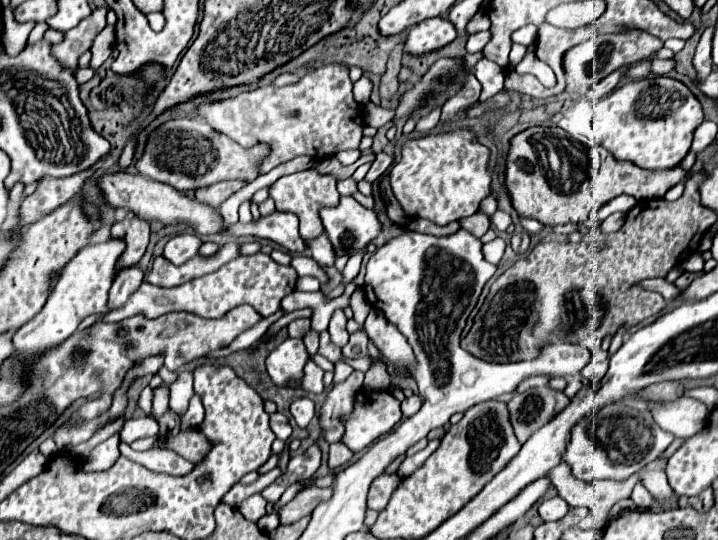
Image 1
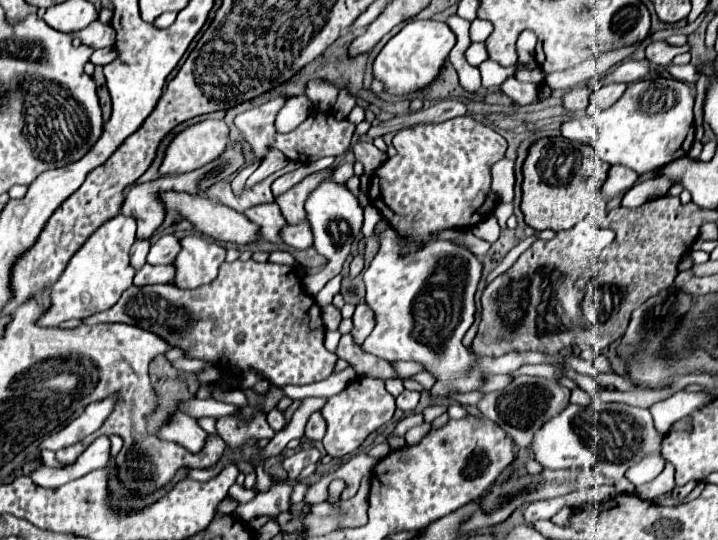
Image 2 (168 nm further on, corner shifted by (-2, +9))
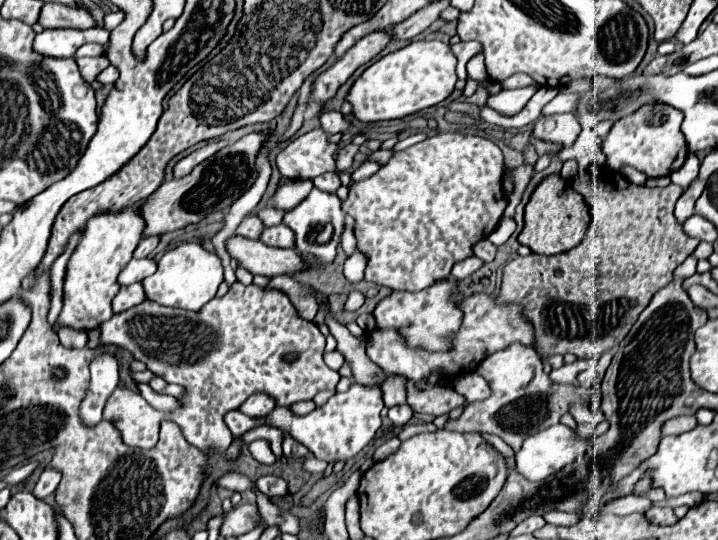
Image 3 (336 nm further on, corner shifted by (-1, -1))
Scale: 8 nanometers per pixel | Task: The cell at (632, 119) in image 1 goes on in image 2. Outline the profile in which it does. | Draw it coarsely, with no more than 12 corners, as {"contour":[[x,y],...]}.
{"contour":[[647,78],[597,118],[593,148],[637,174],[693,144],[693,92]]}

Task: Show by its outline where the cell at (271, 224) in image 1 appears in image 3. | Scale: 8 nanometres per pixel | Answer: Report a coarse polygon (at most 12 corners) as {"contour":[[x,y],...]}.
{"contour":[[256,214],[240,222],[236,234],[260,238],[266,226]]}

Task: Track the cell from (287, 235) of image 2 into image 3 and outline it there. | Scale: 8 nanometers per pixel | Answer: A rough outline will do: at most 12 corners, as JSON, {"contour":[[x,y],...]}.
{"contour":[[286,226],[266,228],[260,240],[266,246],[294,248],[294,232]]}

